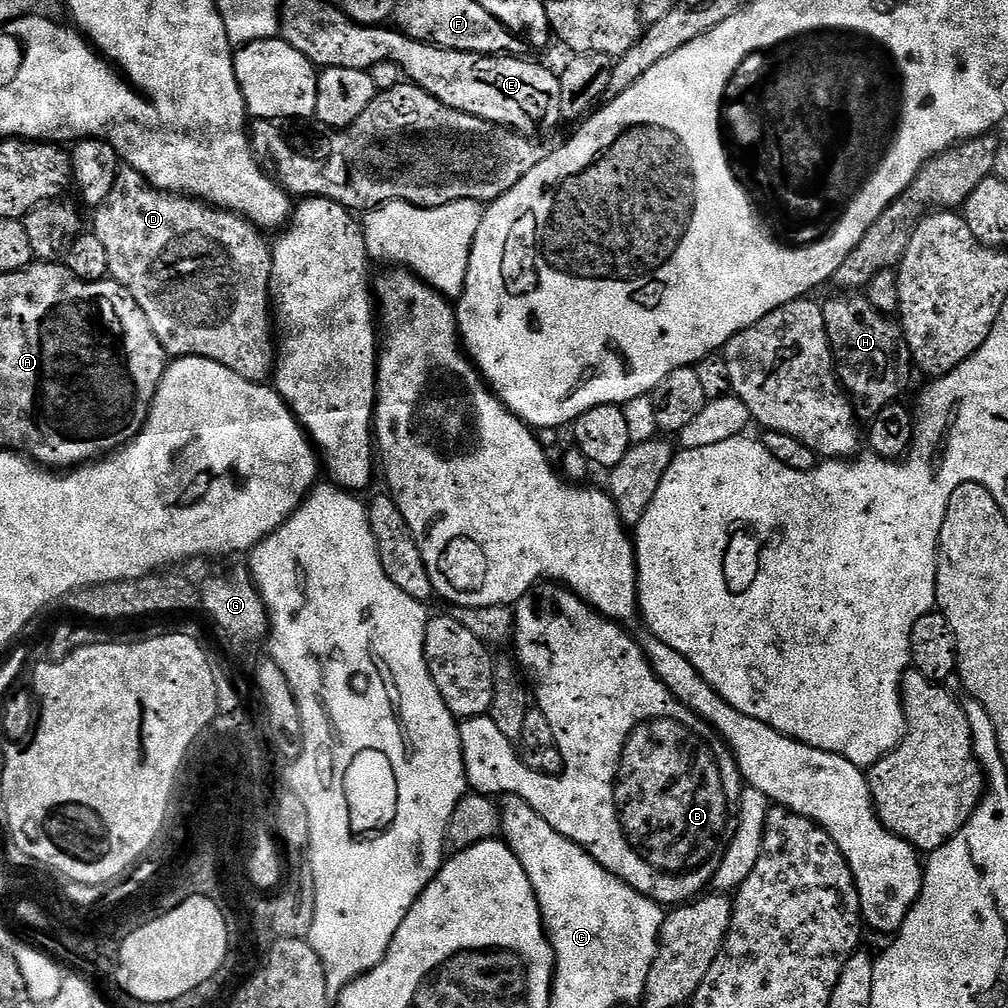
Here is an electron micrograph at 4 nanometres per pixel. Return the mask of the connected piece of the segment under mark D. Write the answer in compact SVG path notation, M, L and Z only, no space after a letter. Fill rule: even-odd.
M124 166L116 174L110 194L106 202L95 209L92 220L91 231L102 242L102 250L106 250L106 262L108 263L108 276L116 283L123 286L128 293L138 302L142 314L146 314L146 322L150 322L150 330L162 342L165 353L169 357L179 358L182 356L197 356L218 362L234 374L246 378L255 384L264 384L274 372L274 328L270 323L270 297L268 287L272 277L272 250L269 241L264 241L261 229L252 224L247 218L234 213L225 212L222 208L213 208L212 205L202 200L194 200L190 196L177 196L174 192L161 192L160 189L152 187L148 180L138 174L134 169Z

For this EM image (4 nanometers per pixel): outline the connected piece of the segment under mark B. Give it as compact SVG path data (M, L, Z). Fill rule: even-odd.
M541 582L514 605L514 611L516 614L514 633L516 652L514 651L514 656L534 689L535 707L542 714L546 714L546 722L550 722L552 742L560 752L560 757L564 759L564 766L559 774L545 774L543 771L530 767L524 763L521 753L512 749L515 748L513 741L508 740L506 734L502 734L502 730L498 730L498 726L492 719L488 716L476 716L459 725L462 758L469 789L481 796L500 798L507 794L522 798L522 802L526 802L539 816L546 818L546 822L550 822L550 826L554 826L554 830L558 830L558 834L573 840L575 844L590 853L606 870L610 870L610 874L622 878L622 882L626 882L631 888L638 890L643 896L655 900L661 906L679 906L699 897L709 887L712 876L720 869L724 852L728 848L728 841L731 840L734 831L734 809L737 807L742 791L740 771L728 745L712 731L712 727L705 720L700 719L693 712L689 712L682 702L673 698L670 690L658 679L648 664L648 659L644 657L643 647L637 641L635 644L620 629L623 627L619 623L609 620L607 616L600 615L569 589L555 582Z

